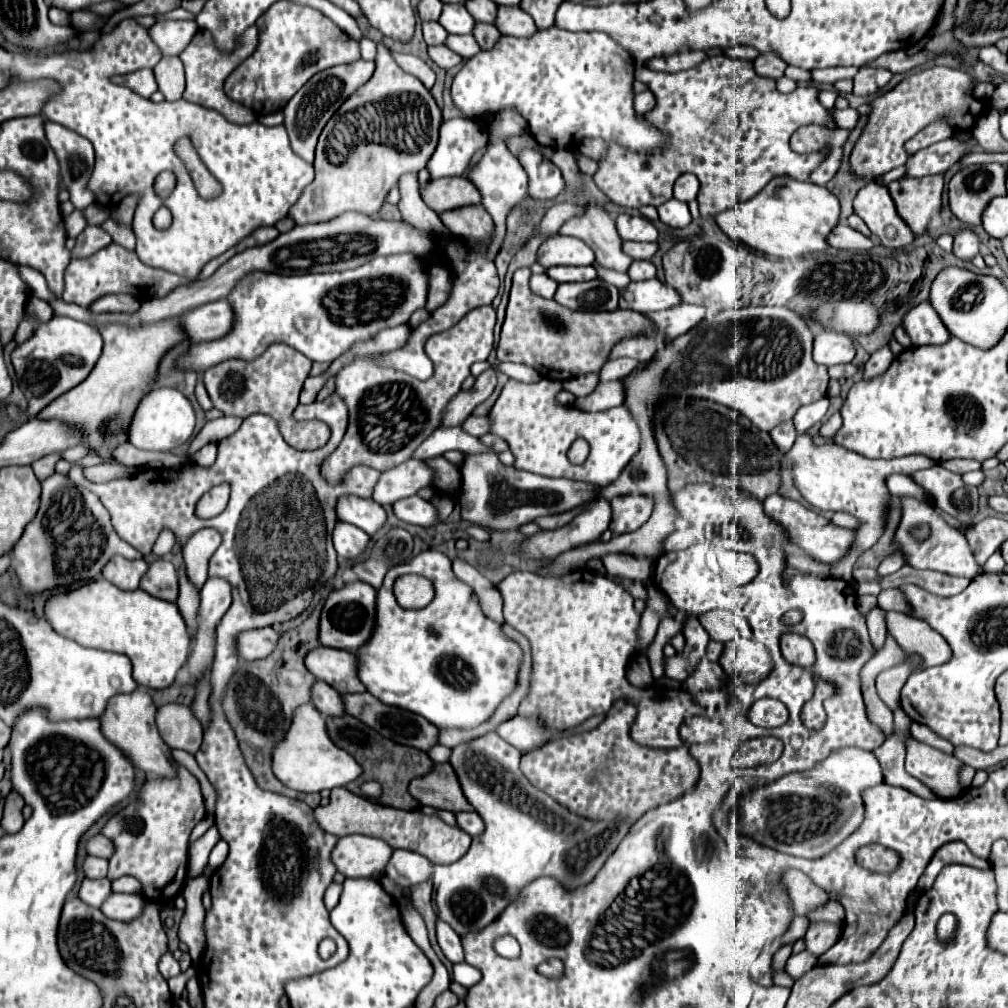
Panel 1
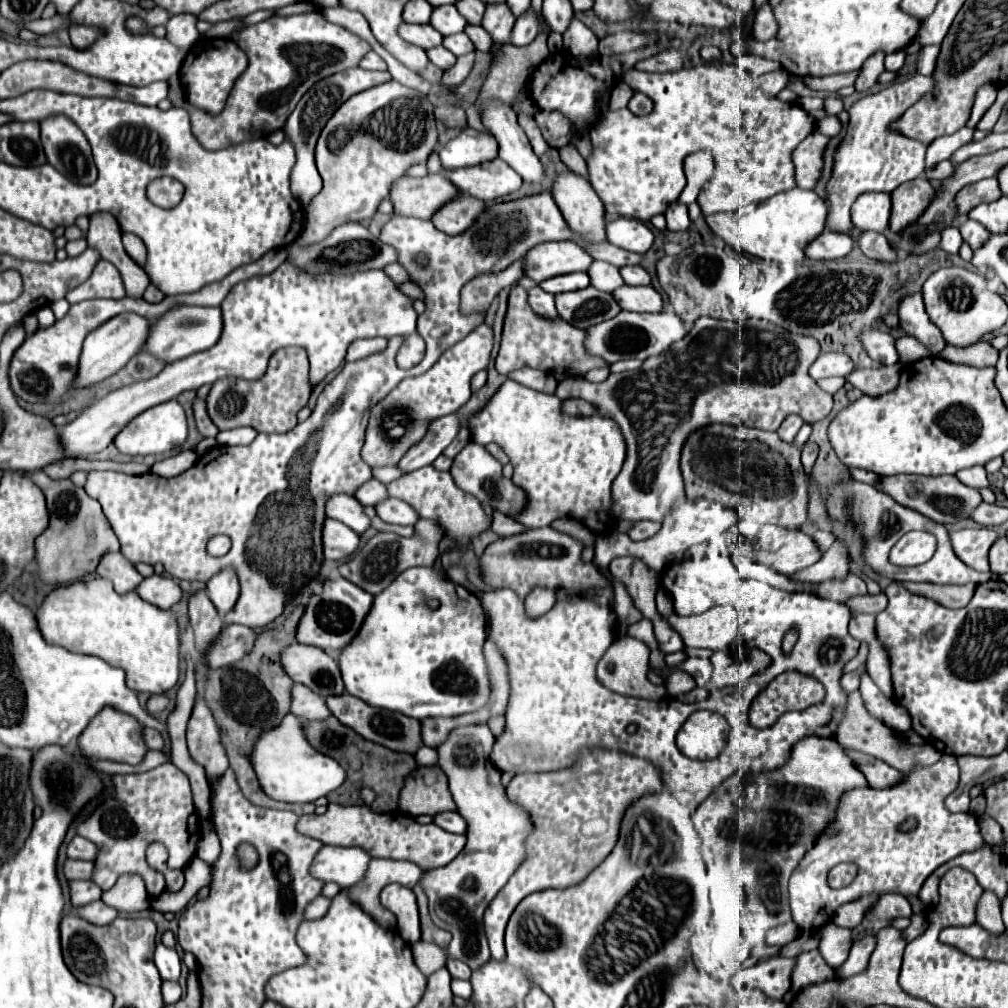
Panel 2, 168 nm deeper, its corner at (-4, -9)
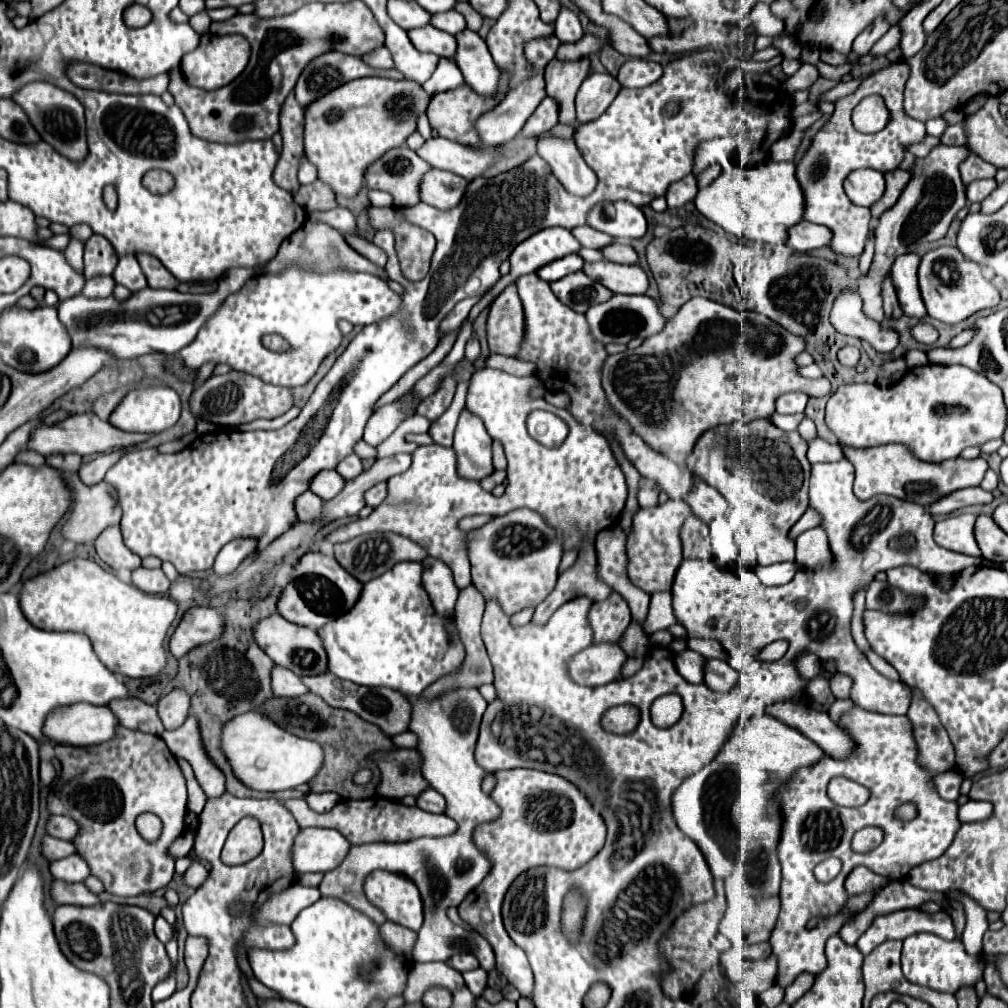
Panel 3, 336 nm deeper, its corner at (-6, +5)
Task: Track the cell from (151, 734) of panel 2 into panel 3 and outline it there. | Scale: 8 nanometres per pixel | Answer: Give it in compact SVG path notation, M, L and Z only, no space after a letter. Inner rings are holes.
M135 698L135 700L115 700L115 704L109 704L109 708L115 712L115 716L119 716L119 722L125 728L149 732L149 734L155 734L155 736L161 736L165 732L161 718L157 716L155 706L145 704L139 698Z

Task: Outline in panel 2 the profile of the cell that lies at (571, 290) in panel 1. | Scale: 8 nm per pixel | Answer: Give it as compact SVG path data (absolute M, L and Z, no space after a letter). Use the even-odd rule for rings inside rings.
M593 286L575 290L575 292L557 294L555 308L565 322L581 330L587 330L589 326L605 322L621 312L619 304L609 292L601 292Z

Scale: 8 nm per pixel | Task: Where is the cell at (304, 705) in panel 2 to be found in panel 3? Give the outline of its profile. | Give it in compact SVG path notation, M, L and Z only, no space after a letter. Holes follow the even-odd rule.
M283 666L273 668L271 680L273 680L271 686L273 686L273 692L277 698L297 698L297 696L309 694L309 688L303 684L303 680Z

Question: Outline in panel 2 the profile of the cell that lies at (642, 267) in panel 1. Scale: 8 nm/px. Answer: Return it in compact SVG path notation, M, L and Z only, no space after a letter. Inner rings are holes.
M623 266L619 272L621 272L621 278L625 280L625 284L633 284L633 286L651 284L649 274L641 266Z

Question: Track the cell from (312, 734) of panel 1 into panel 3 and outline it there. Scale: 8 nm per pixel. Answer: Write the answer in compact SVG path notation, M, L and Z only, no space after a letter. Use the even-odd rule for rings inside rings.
M259 710L235 716L231 724L227 724L223 730L223 752L227 752L227 760L231 760L239 780L261 792L289 790L307 784L319 774L325 758L321 744L289 734Z

